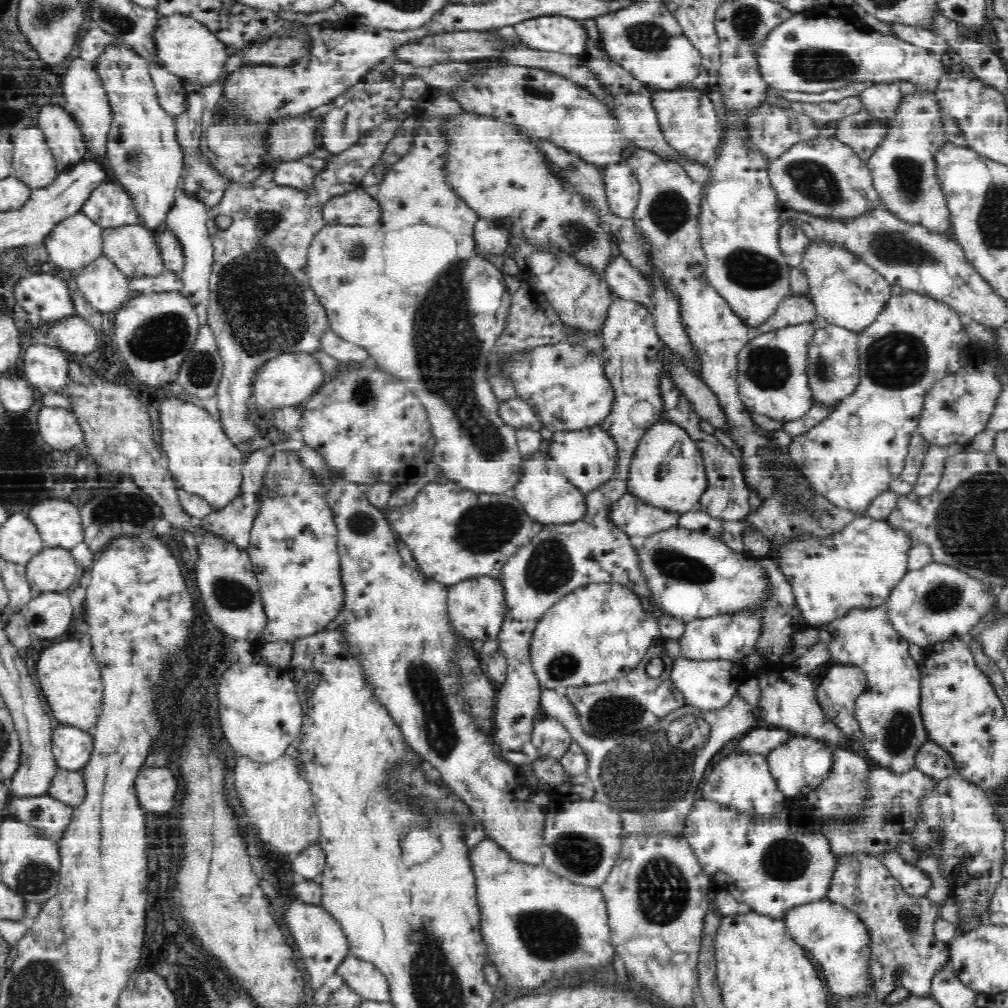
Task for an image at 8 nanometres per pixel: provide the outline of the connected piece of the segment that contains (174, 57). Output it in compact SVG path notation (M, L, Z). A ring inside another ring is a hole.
M189 16L160 17L154 38L158 46L158 59L162 61L161 66L166 67L172 74L183 76L202 85L220 76L220 70L232 51L220 42L217 34L210 32L206 26Z

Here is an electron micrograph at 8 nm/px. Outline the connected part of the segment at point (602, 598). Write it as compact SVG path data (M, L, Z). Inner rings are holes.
M593 584L576 589L550 607L534 628L528 646L534 677L542 690L554 690L562 696L566 696L570 687L589 687L616 680L640 664L654 638L661 636L659 625L659 615L646 612L628 587Z

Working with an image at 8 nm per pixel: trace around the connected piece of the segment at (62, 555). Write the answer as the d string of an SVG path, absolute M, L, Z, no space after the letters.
M59 548L41 550L30 559L26 578L35 594L62 593L76 580L78 568L70 551Z

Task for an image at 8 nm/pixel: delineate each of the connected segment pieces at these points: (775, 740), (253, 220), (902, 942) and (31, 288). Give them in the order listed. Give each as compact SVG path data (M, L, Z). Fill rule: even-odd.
M776 727L754 729L743 737L739 744L740 752L768 755L778 746L785 745L794 734L788 730L776 730Z
M393 112L378 126L366 132L358 144L342 151L333 159L327 160L327 168L316 175L312 190L300 192L288 186L246 188L232 180L223 171L223 166L217 162L216 153L202 146L198 153L204 157L206 165L220 173L224 179L224 196L216 206L209 207L208 232L213 246L214 264L209 277L209 309L207 323L216 339L221 360L223 375L216 393L218 417L228 438L234 442L250 444L260 436L260 428L250 421L248 399L253 396L254 381L265 368L265 364L278 358L281 354L321 353L324 351L322 337L330 331L324 309L318 303L314 291L308 285L306 276L306 254L313 236L329 222L325 219L323 210L332 198L358 191L364 175L382 158L388 142L396 136L396 130L402 126L406 116ZM219 214L231 216L233 223L222 231L214 224L214 218Z
M846 852L834 854L834 870L830 876L826 897L833 903L844 905L861 918L869 928L872 939L872 977L874 983L872 992L874 999L884 1003L884 998L892 994L896 988L904 988L909 994L926 996L931 994L930 986L935 973L942 969L950 959L949 948L946 942L936 939L934 927L939 918L938 909L928 902L926 897L913 897L904 892L902 885L890 876L888 869L882 865L880 858L862 852ZM903 967L903 975L895 977L895 969Z
M30 274L28 278L18 280L13 298L24 312L36 314L39 322L42 320L42 326L74 314L70 290L64 278L50 274Z

